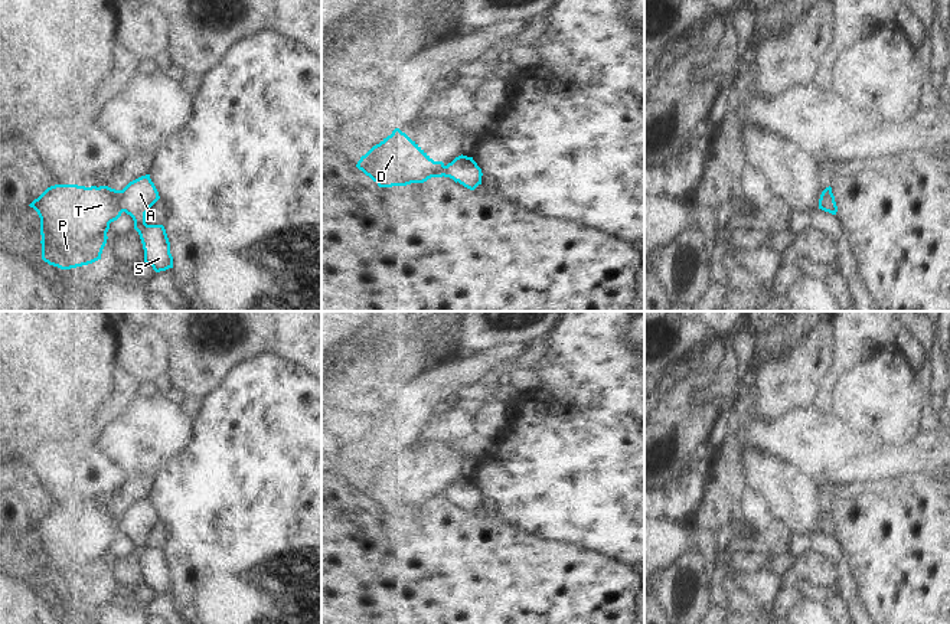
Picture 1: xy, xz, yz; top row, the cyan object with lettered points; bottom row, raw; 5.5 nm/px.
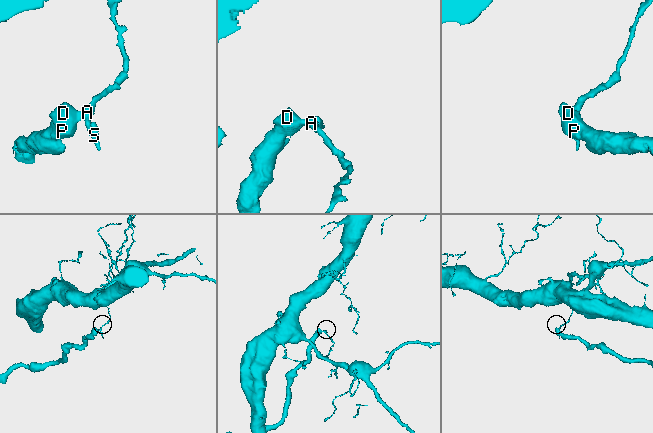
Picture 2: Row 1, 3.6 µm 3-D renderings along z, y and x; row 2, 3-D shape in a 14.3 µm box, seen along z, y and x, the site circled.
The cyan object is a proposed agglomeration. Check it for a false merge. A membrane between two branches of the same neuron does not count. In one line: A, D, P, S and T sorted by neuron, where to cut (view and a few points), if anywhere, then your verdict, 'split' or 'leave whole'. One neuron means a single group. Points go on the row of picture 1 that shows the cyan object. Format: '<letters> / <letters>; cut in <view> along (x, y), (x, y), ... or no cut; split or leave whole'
A S / D P T; cut in xy along (123, 190), (121, 211); split

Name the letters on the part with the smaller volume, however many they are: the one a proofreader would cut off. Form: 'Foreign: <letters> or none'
Foreign: D, P, T

